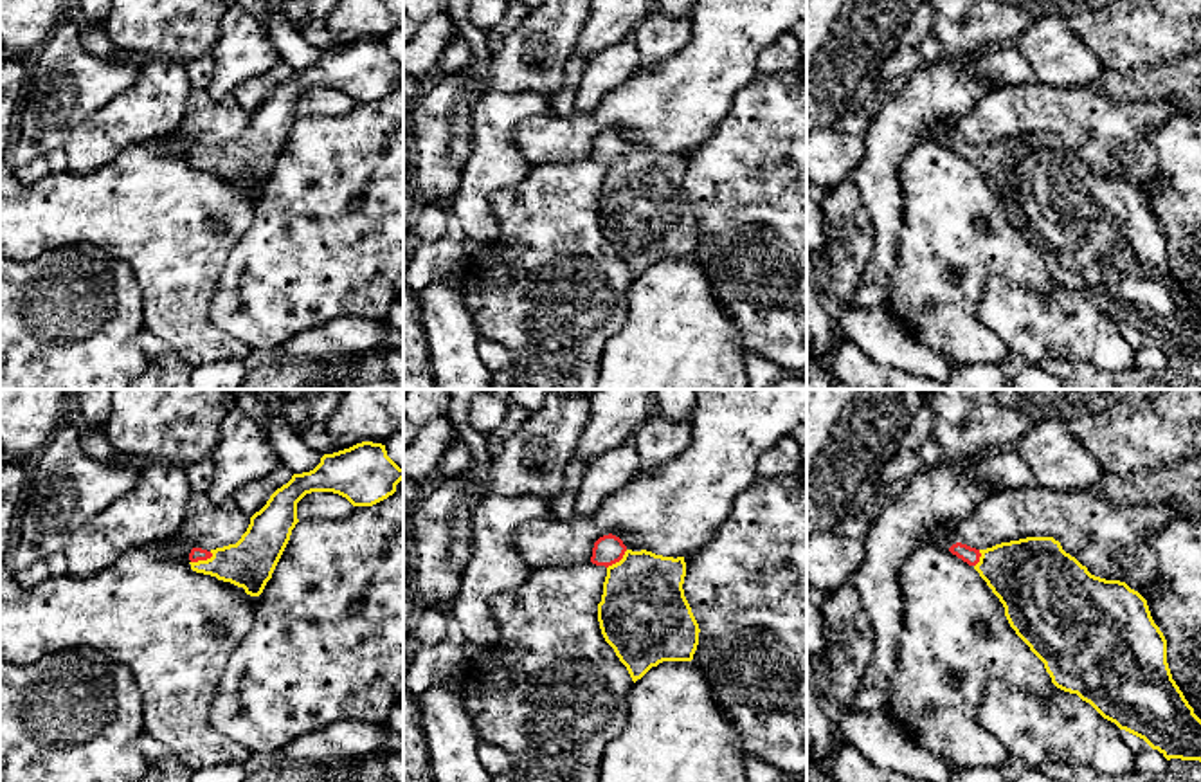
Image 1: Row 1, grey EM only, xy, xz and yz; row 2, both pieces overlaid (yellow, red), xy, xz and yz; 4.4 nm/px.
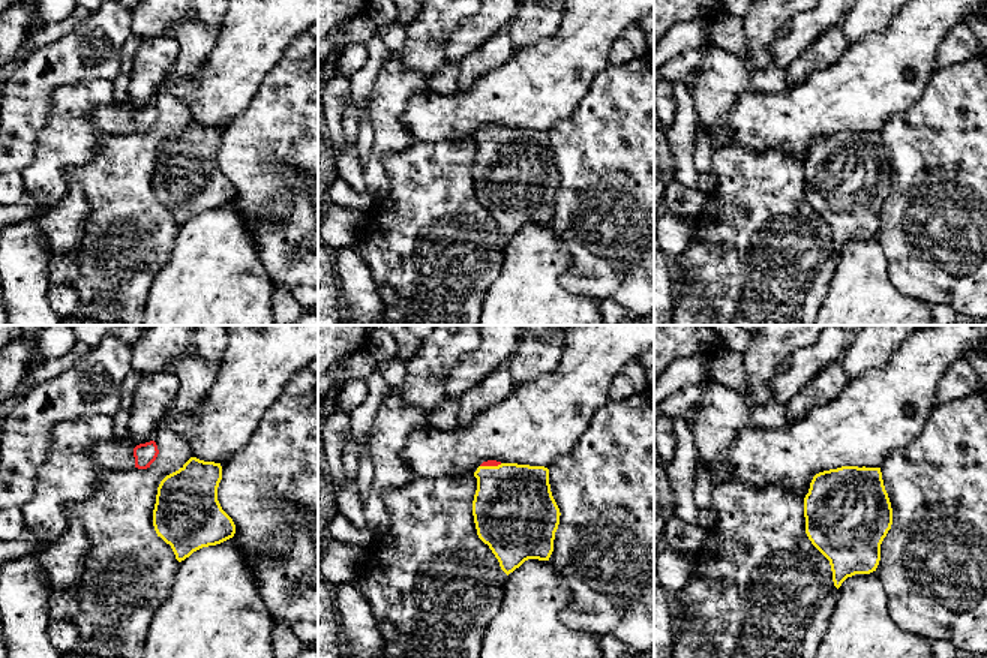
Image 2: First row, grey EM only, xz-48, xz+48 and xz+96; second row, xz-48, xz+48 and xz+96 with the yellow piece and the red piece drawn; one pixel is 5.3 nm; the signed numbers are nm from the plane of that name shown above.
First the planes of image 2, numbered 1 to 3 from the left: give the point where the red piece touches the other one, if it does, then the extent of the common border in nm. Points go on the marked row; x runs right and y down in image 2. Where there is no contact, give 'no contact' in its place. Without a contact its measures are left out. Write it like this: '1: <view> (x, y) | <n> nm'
1: no contact
2: xz+48 (491, 466) | 120 nm
3: no contact

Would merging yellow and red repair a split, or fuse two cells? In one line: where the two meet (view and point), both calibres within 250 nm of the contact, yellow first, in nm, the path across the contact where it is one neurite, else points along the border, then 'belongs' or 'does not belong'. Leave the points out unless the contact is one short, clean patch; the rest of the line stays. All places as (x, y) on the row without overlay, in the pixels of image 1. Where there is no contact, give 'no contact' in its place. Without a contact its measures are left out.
xy (202, 157) | 220/60 nm | across xy (249, 159), (202, 157), (197, 150) | belongs

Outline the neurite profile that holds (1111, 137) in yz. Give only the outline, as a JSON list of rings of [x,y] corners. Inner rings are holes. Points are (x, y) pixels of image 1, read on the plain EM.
[[[1028,81],[1005,85],[980,95],[967,114],[938,123],[927,132],[927,137],[944,146],[949,146],[956,139],[987,146],[1026,133],[1053,133],[1091,171],[1125,178],[1131,186],[1142,189],[1152,178],[1163,180],[1158,173],[1158,155],[1149,142],[1149,132],[1167,124],[1174,117],[1199,119],[1201,115],[1183,103],[1115,103],[1098,95],[1089,85],[1080,88],[1053,88]]]

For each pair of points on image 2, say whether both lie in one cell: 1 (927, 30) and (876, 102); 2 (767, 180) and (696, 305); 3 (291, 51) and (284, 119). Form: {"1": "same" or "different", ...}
{"1": "same", "2": "same", "3": "different"}

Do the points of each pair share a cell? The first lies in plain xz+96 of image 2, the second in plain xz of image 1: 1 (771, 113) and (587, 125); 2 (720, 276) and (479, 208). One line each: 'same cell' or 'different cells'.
1: same cell
2: different cells

